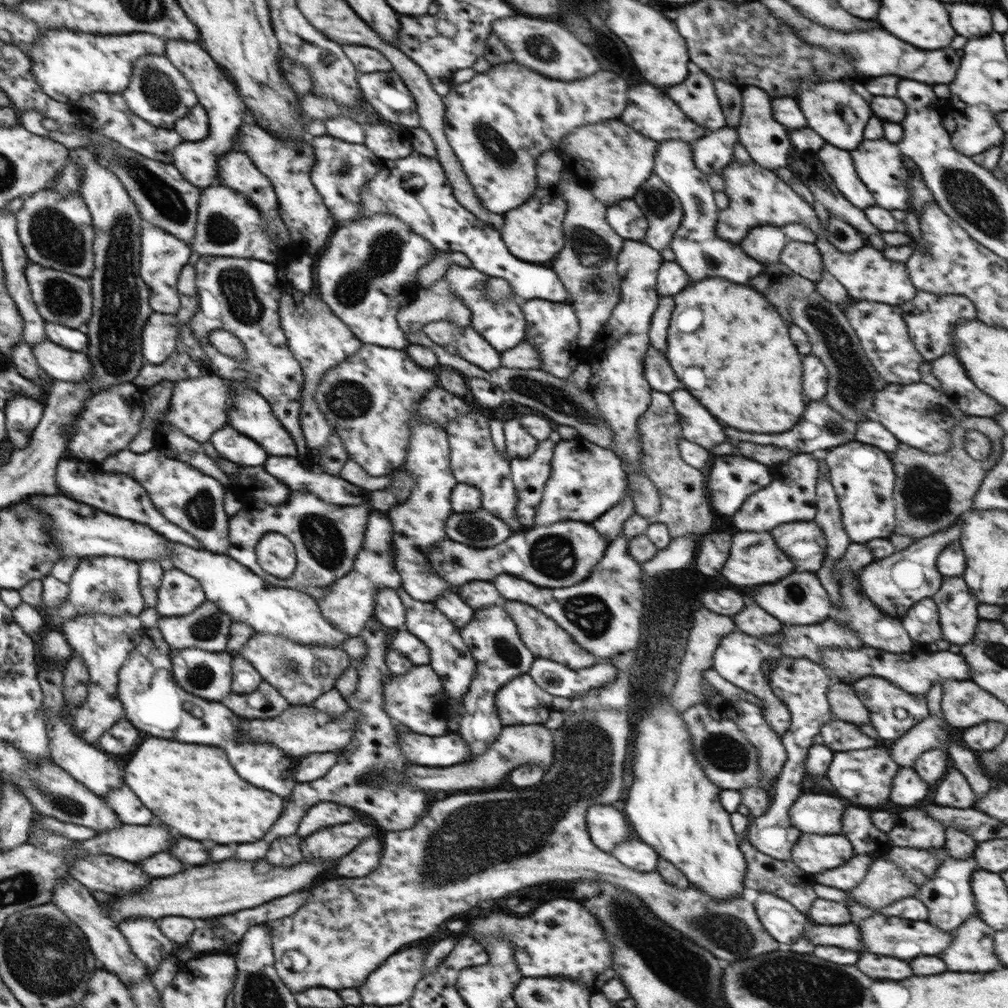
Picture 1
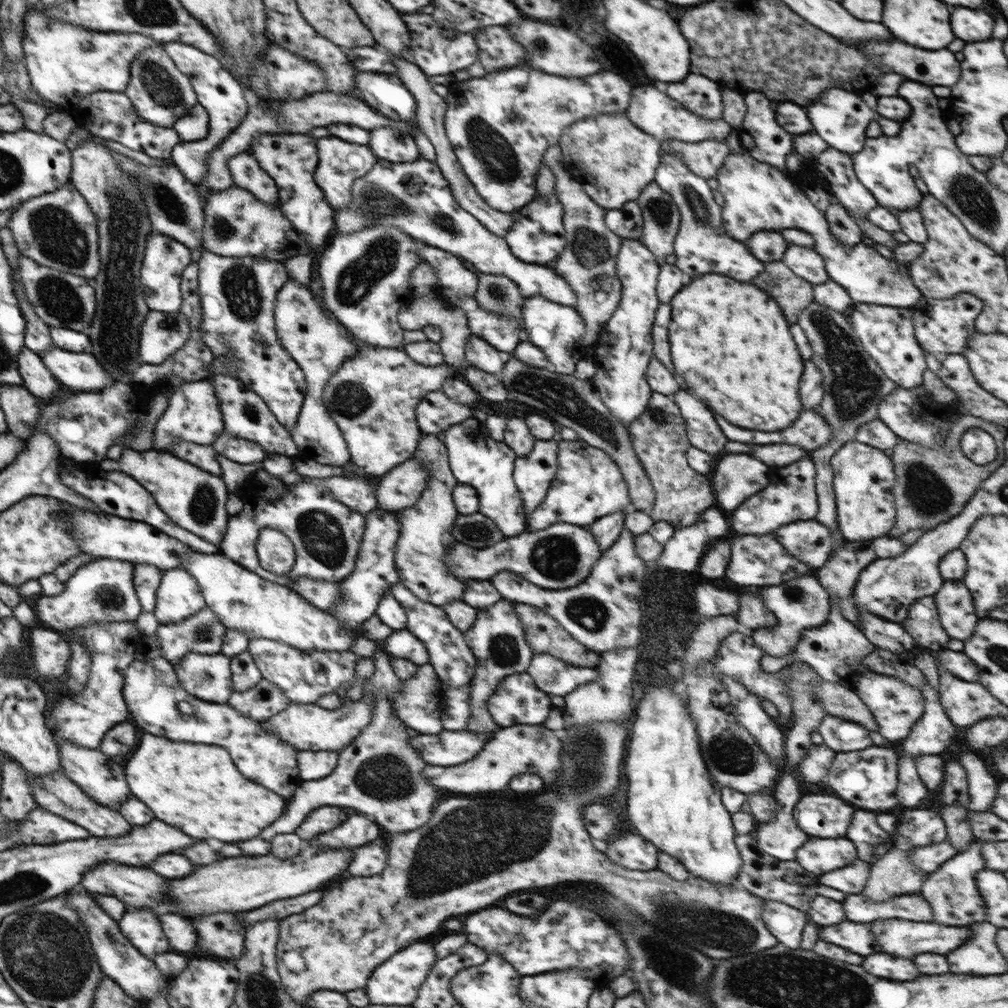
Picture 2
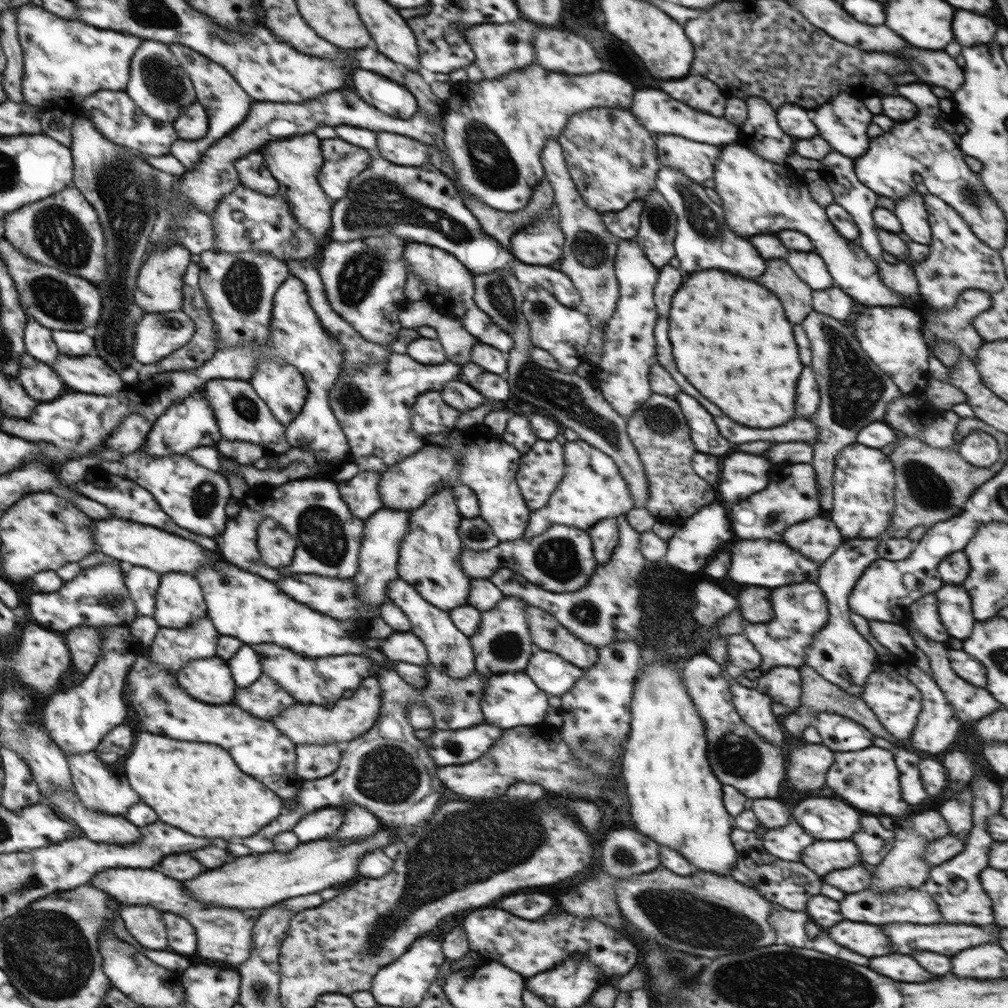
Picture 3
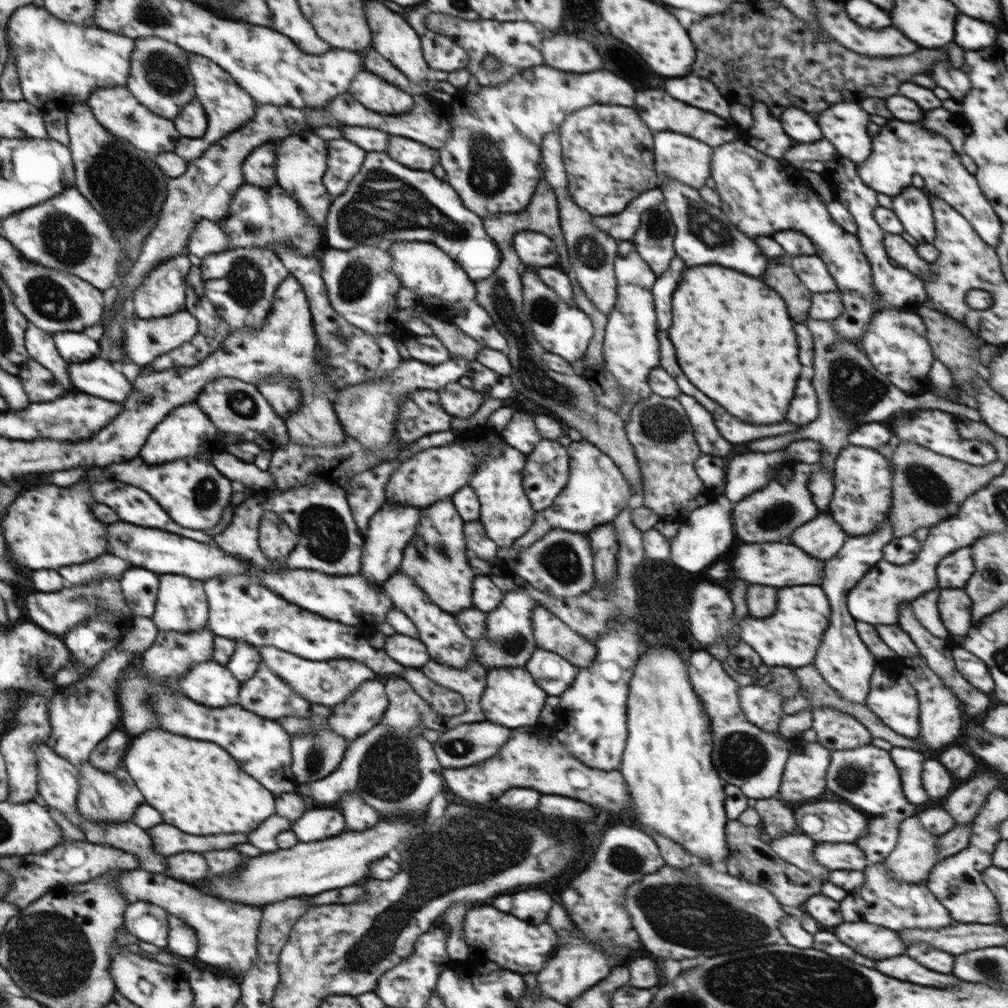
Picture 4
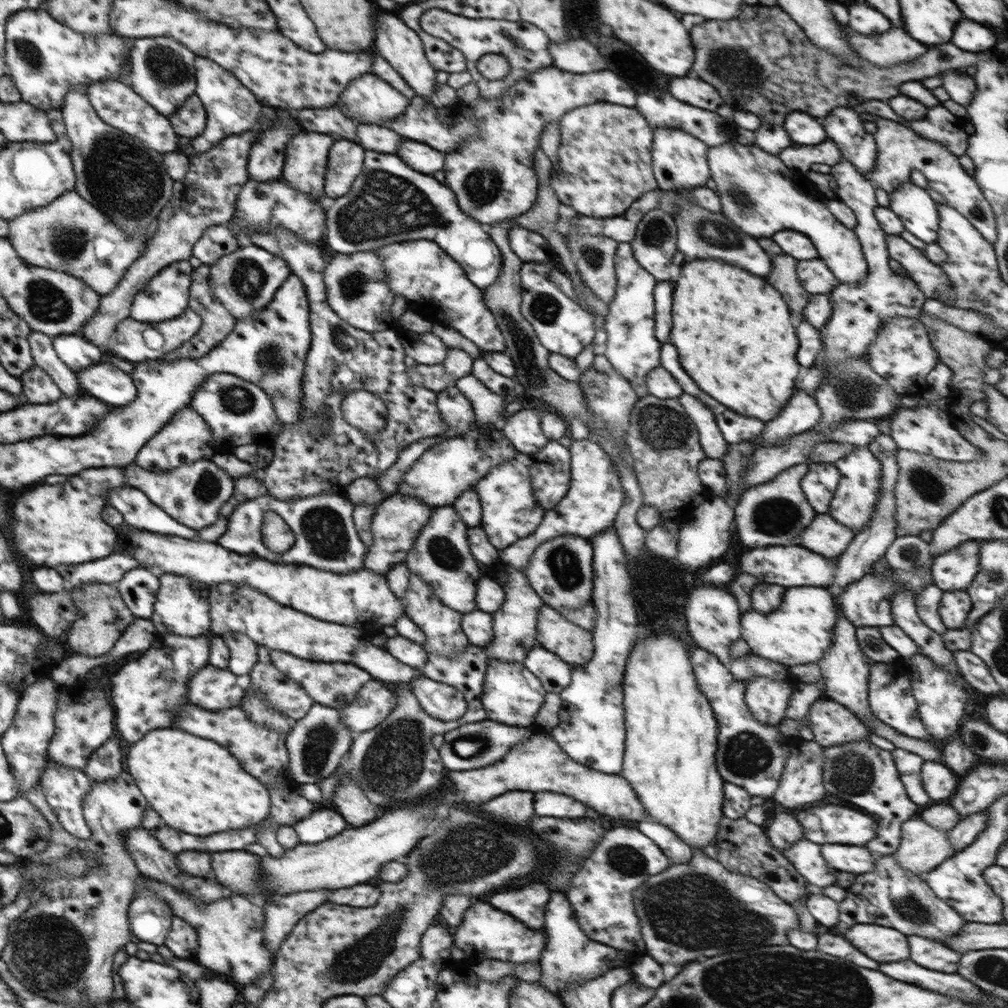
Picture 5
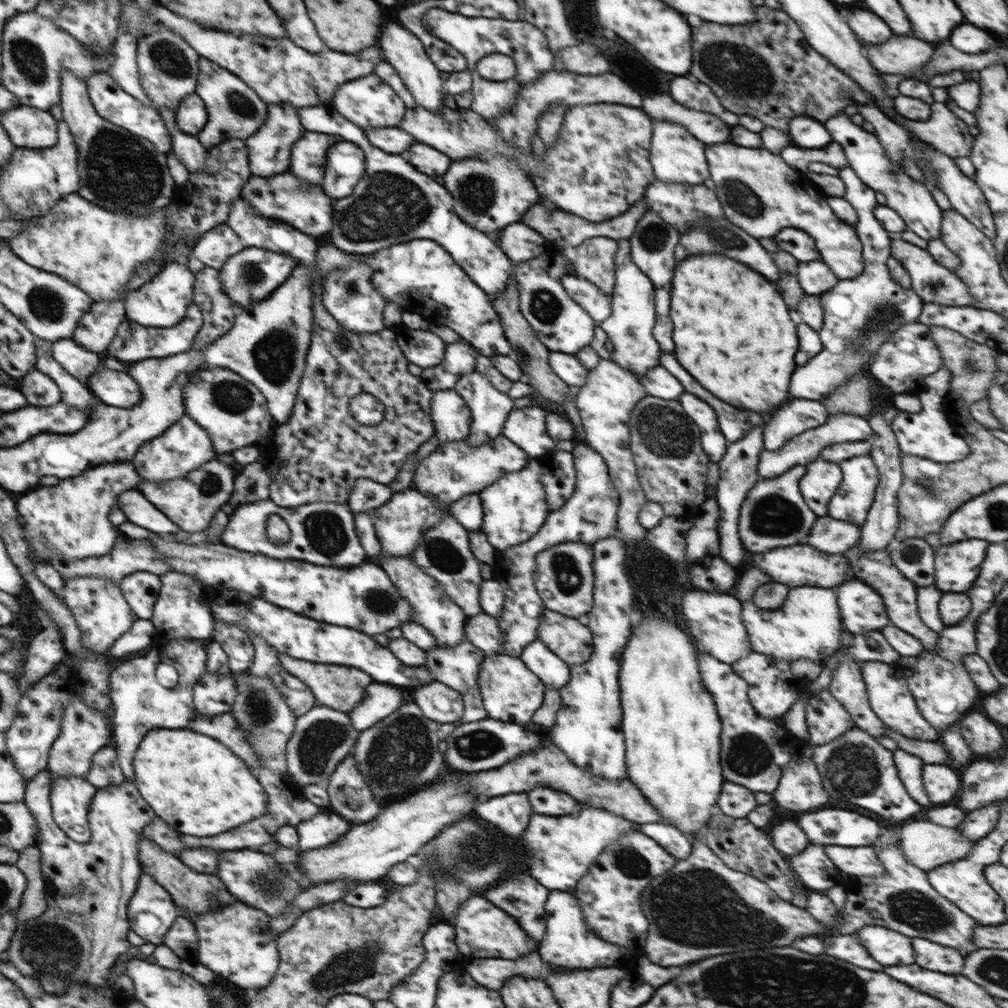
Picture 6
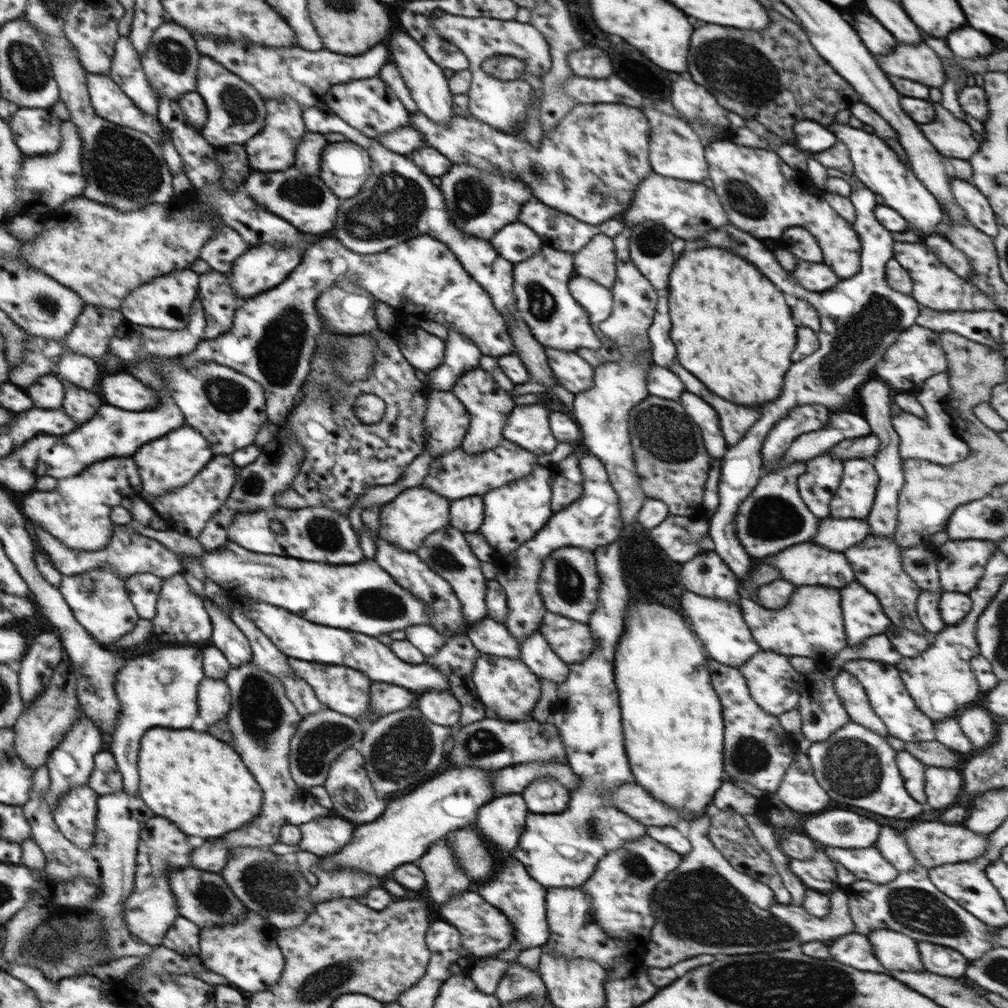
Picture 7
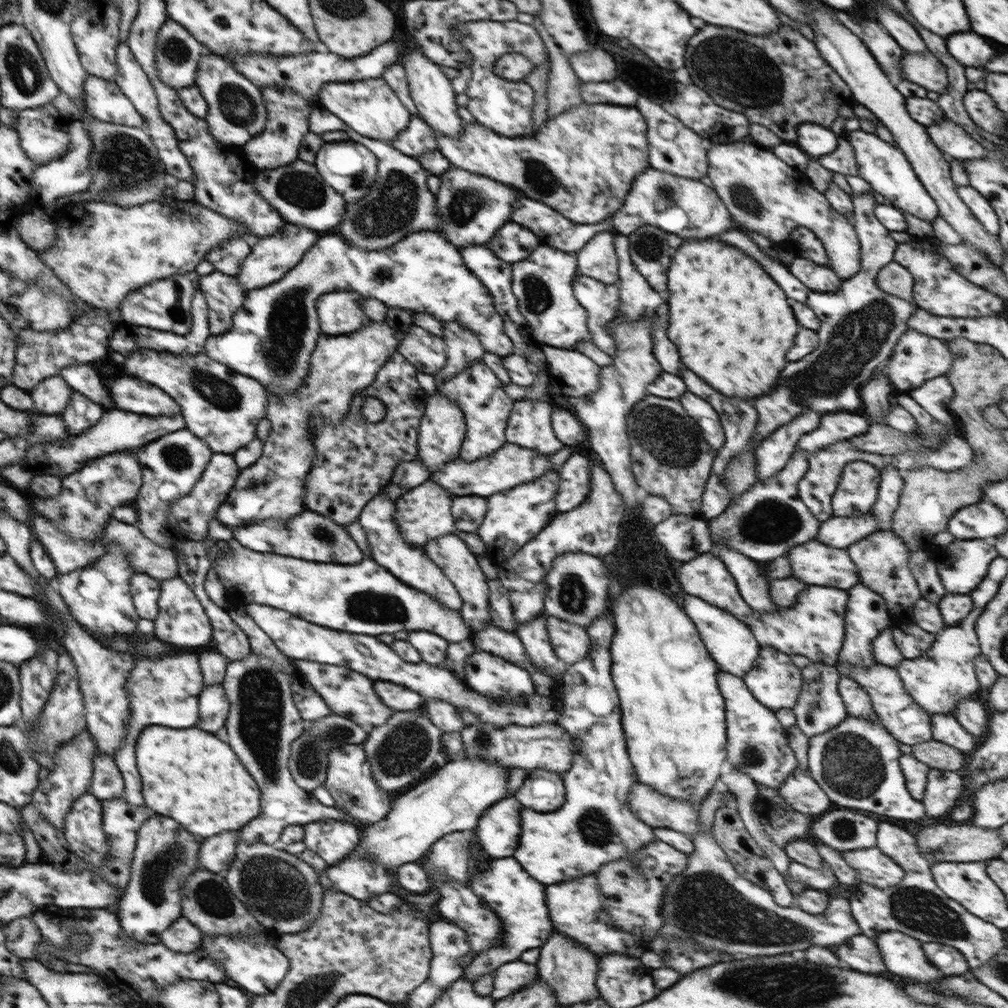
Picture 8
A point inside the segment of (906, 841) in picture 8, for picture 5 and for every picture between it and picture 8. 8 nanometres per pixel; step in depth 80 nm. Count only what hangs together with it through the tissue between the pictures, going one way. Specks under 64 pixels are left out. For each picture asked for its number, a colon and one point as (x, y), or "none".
5: (890, 896)
6: (902, 899)
7: (911, 904)

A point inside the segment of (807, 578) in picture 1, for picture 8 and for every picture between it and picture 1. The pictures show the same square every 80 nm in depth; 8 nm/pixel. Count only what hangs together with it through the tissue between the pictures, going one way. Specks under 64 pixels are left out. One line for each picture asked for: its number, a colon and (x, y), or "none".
2: (801, 604)
3: (801, 609)
4: (791, 638)
5: (799, 632)
6: (808, 626)
7: (811, 624)
8: (814, 626)

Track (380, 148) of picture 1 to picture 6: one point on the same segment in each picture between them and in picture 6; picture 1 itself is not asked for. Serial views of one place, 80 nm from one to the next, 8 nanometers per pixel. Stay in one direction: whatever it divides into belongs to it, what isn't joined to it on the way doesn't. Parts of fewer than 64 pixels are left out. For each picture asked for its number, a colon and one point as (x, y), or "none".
2: (389, 144)
3: (402, 150)
4: (411, 153)
5: (425, 159)
6: (424, 158)

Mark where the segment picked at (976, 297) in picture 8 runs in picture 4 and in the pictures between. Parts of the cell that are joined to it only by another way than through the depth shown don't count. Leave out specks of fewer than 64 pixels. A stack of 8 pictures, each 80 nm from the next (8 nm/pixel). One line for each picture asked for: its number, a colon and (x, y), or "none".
4: (900, 250)
5: (930, 278)
6: (934, 283)
7: (935, 286)

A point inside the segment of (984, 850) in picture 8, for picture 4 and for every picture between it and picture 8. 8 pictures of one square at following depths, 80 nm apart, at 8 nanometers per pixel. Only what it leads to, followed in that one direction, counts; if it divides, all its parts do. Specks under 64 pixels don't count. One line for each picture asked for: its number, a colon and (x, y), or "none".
4: (911, 860)
5: (922, 847)
6: (925, 845)
7: (931, 842)

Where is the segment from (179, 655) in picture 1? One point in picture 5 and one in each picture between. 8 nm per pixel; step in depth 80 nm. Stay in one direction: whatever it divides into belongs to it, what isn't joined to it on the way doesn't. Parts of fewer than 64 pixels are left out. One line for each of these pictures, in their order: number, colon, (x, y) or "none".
2: (208, 677)
3: (209, 680)
4: (210, 683)
5: (214, 688)

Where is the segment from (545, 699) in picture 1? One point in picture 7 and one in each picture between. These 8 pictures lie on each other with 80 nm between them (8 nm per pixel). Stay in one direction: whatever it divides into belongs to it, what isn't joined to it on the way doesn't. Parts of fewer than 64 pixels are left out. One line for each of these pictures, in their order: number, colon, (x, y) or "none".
2: (517, 700)
3: (511, 699)
4: (511, 698)
5: (512, 695)
6: (511, 693)
7: (506, 686)

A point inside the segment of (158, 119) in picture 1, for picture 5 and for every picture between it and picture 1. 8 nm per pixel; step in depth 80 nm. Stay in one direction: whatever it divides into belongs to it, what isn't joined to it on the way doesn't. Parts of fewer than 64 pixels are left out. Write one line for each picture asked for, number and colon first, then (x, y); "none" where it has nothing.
2: (161, 94)
3: (159, 86)
4: (159, 78)
5: (163, 73)

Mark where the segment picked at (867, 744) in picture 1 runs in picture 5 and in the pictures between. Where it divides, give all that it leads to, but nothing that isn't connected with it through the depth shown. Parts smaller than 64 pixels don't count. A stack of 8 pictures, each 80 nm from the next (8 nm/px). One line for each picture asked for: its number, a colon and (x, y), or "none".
2: (841, 735)
3: (840, 734)
4: (836, 730)
5: (832, 724)

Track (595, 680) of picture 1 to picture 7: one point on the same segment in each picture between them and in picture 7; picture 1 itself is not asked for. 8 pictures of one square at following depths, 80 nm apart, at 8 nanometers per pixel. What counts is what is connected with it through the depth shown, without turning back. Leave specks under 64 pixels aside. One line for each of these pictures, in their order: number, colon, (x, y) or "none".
2: (550, 674)
3: (552, 674)
4: (553, 674)
5: (555, 674)
6: (551, 669)
7: (536, 653)

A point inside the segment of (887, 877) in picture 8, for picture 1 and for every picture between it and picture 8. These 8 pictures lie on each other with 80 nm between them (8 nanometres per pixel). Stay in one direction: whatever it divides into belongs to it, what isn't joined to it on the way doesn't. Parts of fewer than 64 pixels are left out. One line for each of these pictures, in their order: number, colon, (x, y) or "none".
1: (814, 854)
2: (817, 855)
3: (822, 856)
4: (834, 856)
5: (854, 859)
6: (857, 861)
7: (868, 864)

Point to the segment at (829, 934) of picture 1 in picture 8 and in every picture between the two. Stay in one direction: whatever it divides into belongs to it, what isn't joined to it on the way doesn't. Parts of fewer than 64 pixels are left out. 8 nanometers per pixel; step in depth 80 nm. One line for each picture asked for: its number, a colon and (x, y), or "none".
2: (856, 937)
3: (865, 939)
4: (868, 940)
5: (882, 944)
6: (890, 948)
7: (897, 952)
8: (903, 955)

